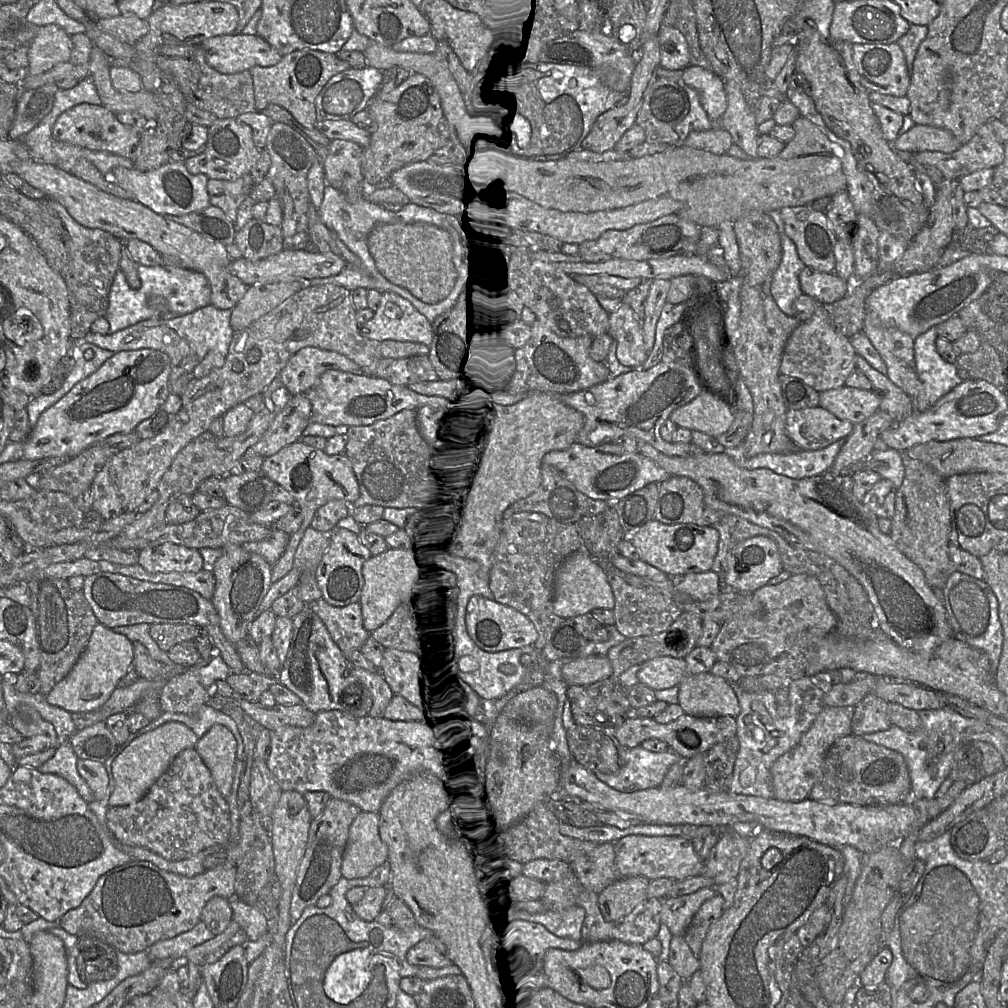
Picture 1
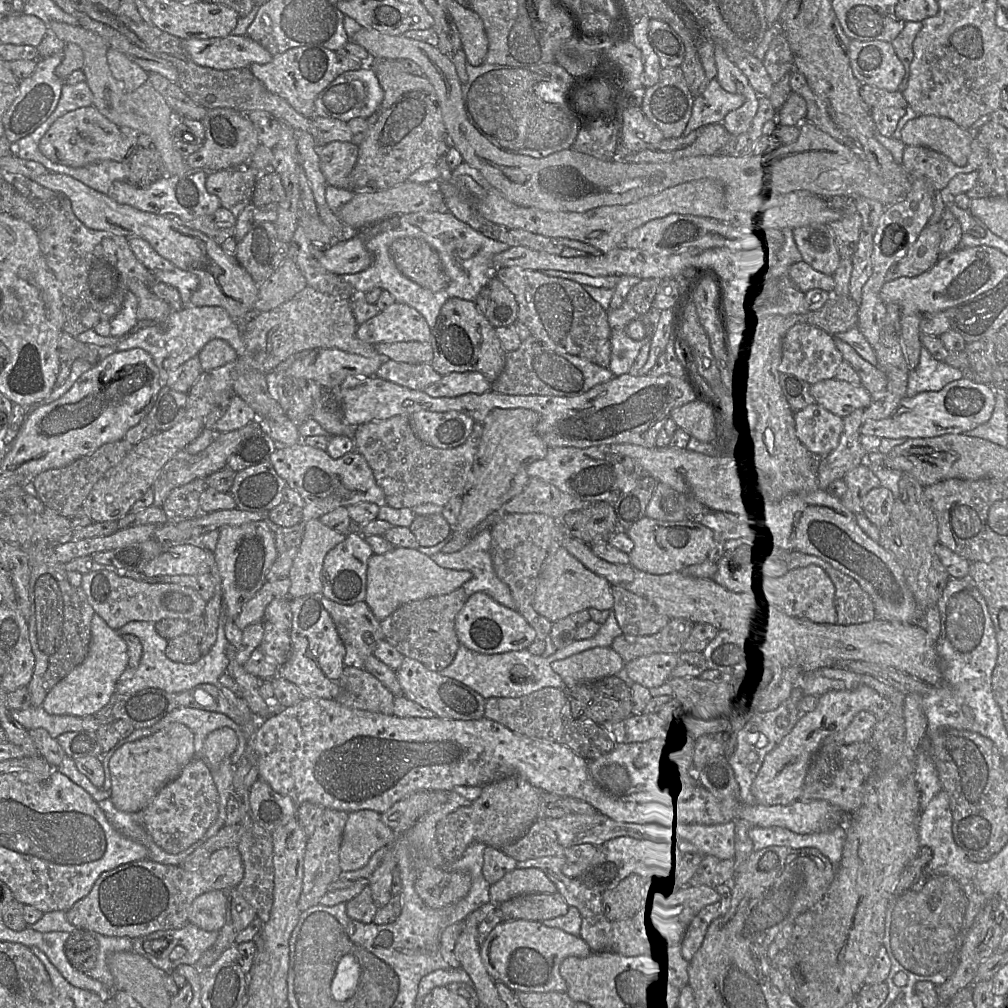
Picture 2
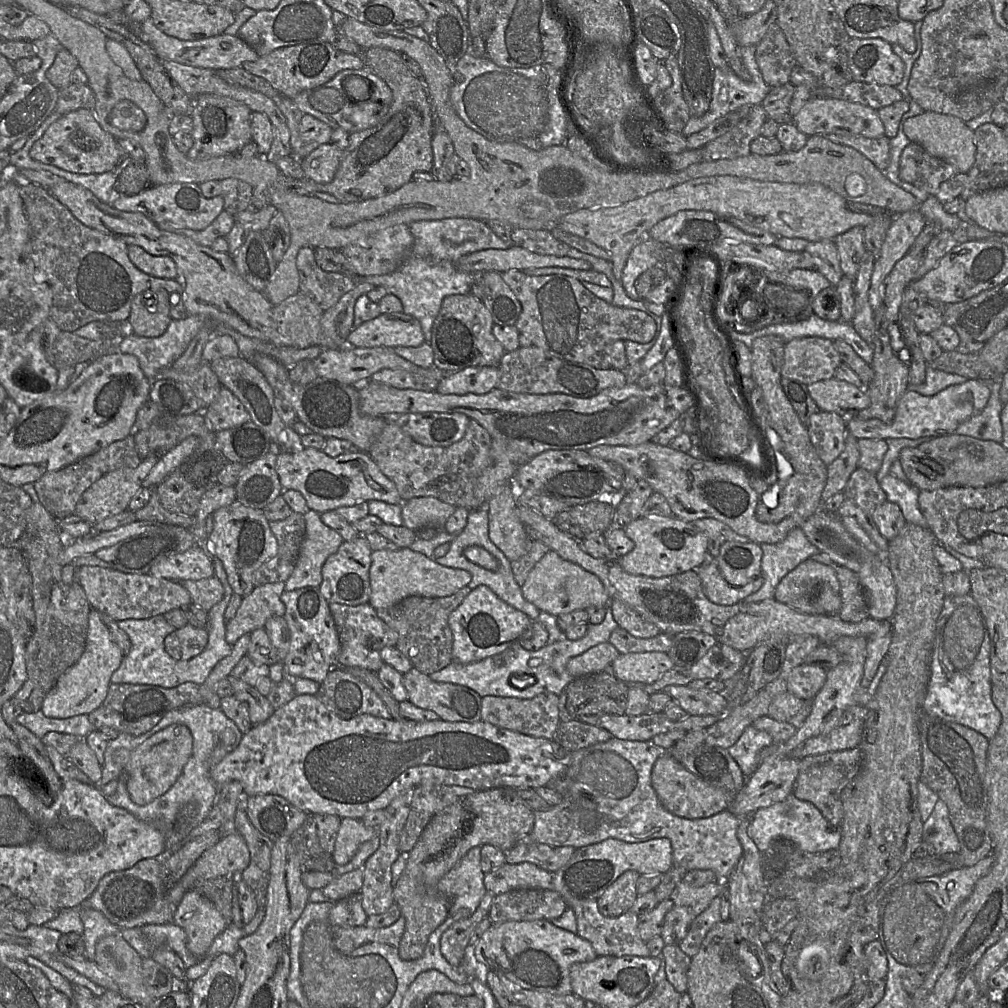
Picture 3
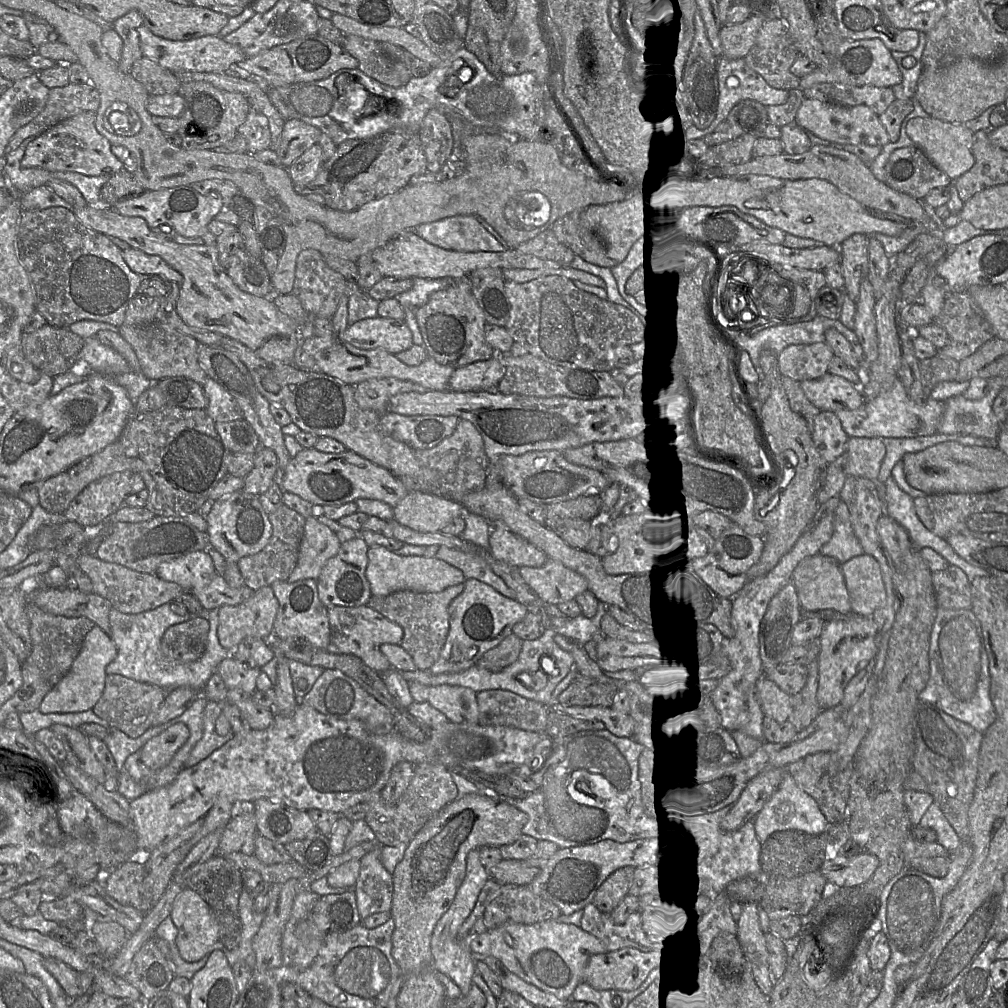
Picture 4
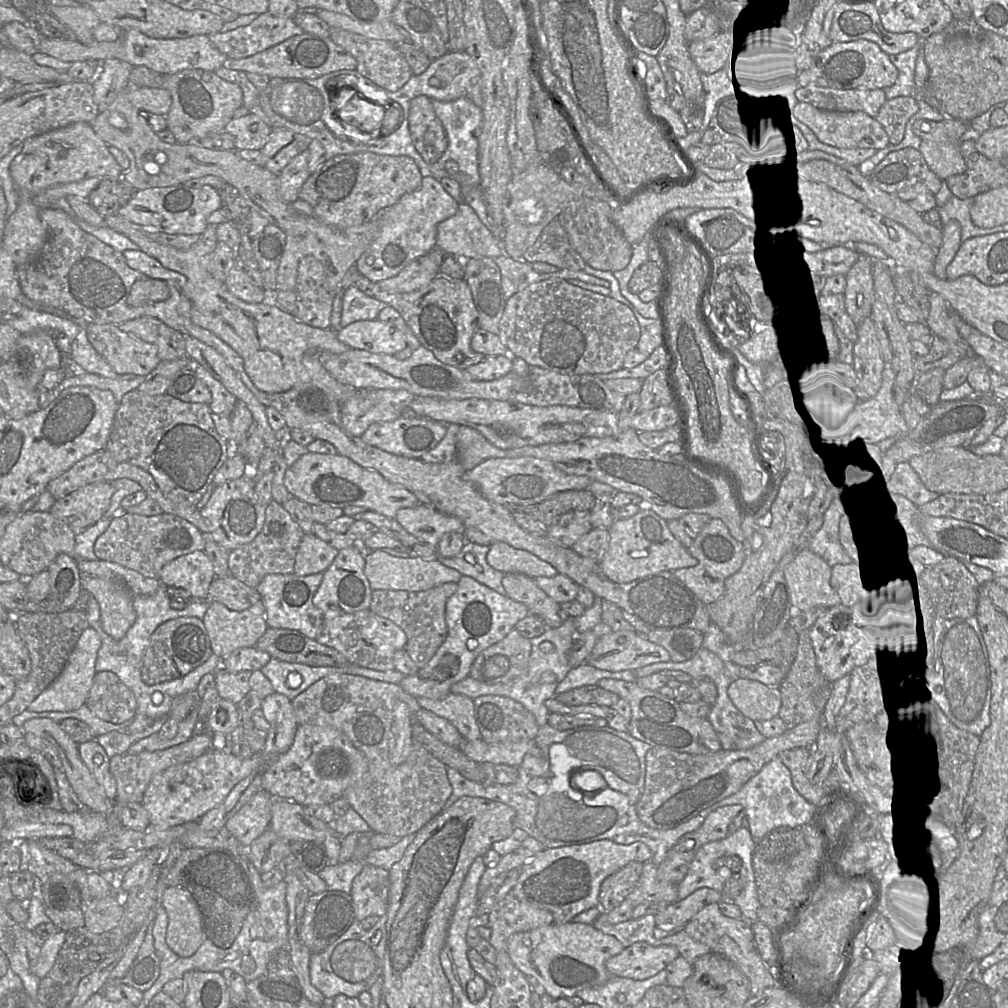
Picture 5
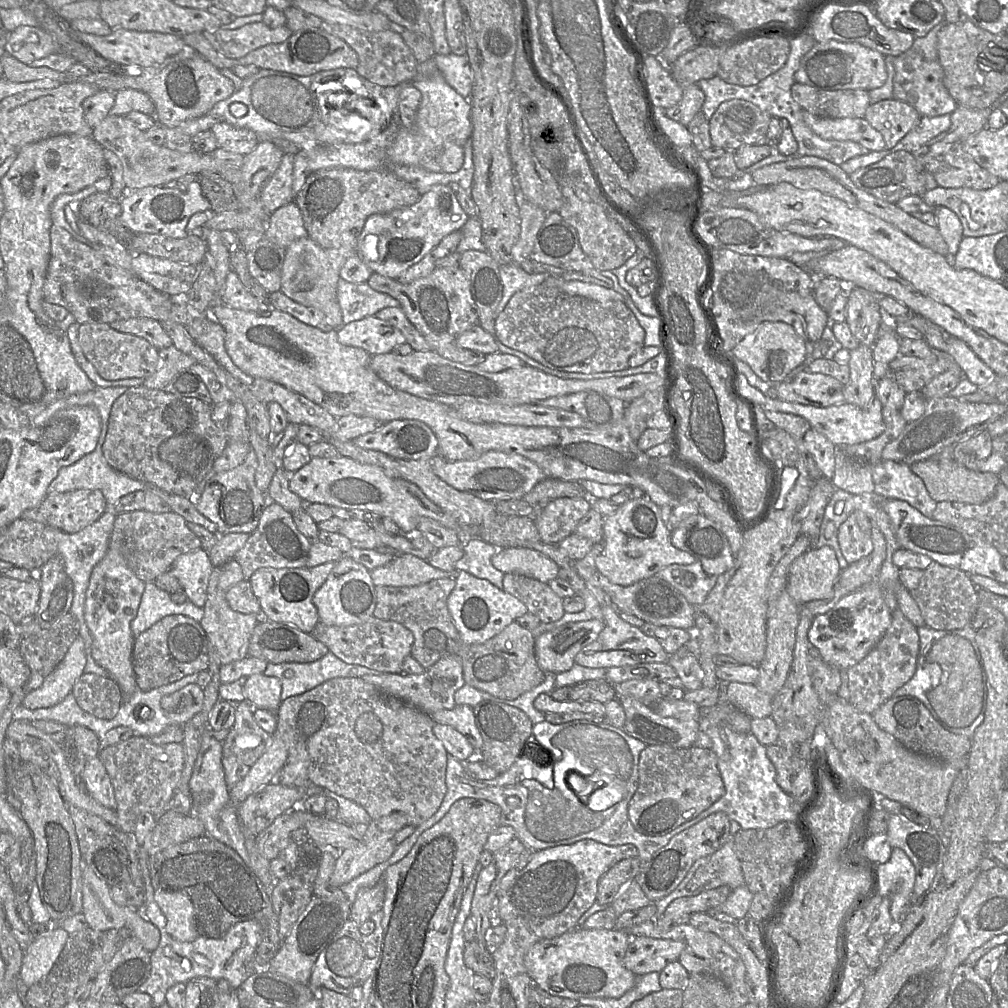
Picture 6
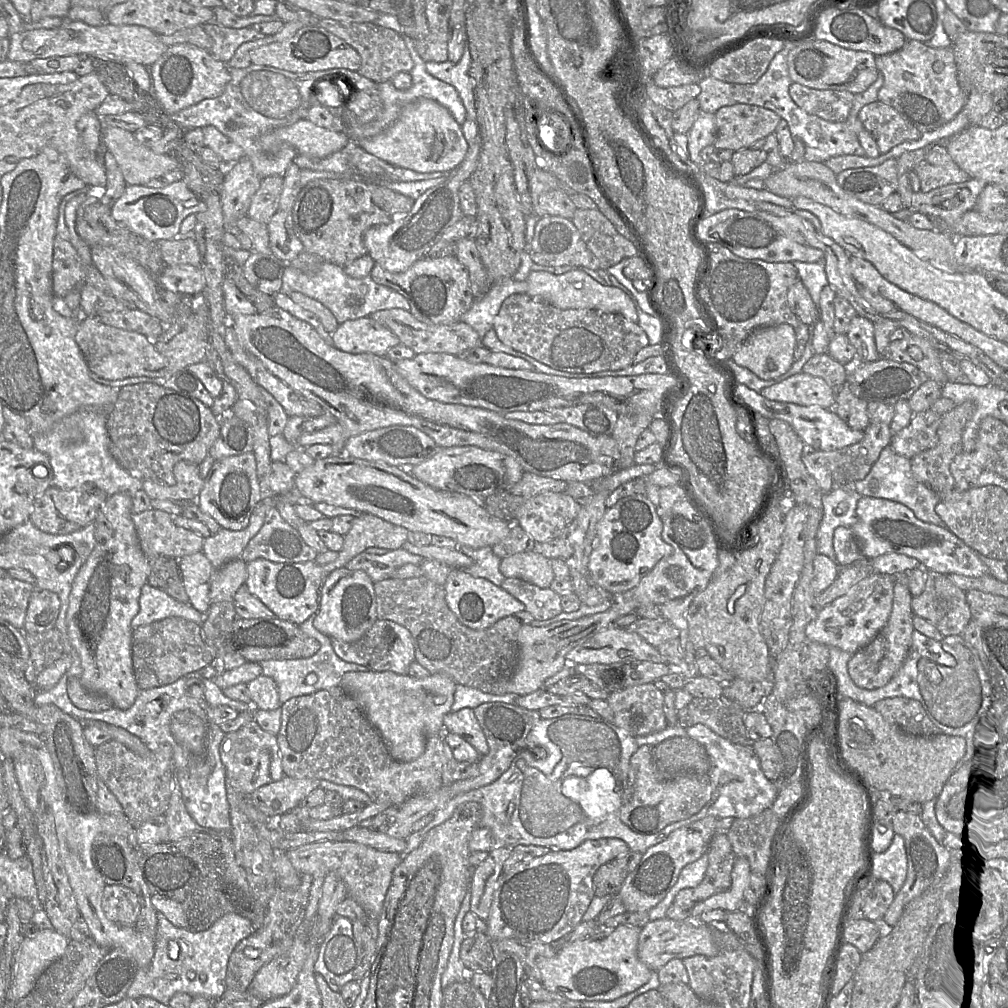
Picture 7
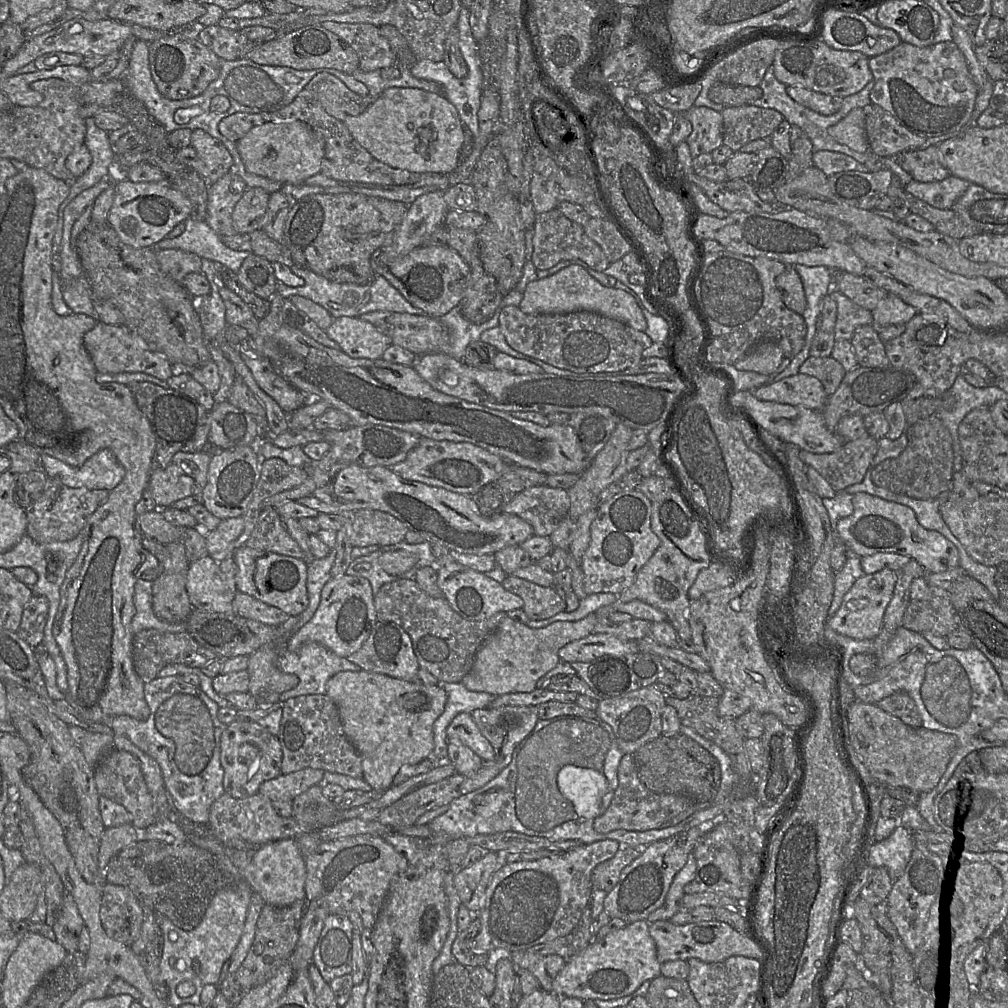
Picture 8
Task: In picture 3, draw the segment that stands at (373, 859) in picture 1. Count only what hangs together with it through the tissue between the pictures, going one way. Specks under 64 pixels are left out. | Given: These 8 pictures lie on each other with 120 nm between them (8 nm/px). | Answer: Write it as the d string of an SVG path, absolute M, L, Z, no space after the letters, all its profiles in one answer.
M341 818L333 860L337 866L347 864L359 846L377 835L377 828L366 826L360 819Z

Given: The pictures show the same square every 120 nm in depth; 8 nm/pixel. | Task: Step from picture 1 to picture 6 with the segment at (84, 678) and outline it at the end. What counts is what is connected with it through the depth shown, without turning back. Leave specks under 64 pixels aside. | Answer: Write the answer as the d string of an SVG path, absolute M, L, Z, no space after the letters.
M78 636L62 661L44 679L39 688L24 698L22 705L37 709L51 707L63 701L72 693L75 682L84 673L86 662L85 643L83 638Z

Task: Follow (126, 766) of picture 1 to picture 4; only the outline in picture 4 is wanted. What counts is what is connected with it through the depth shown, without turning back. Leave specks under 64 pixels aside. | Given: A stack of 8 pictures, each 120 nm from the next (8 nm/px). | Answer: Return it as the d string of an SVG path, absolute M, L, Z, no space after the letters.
M185 724L171 725L142 746L142 762L152 771L162 769L169 764L175 753L188 740L189 735L189 729Z

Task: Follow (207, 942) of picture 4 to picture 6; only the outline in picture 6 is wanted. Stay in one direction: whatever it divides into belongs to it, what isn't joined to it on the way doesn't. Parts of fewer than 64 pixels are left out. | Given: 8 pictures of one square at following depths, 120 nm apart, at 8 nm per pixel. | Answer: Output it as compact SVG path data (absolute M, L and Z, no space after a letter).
M156 890L154 899L166 916L167 932L175 940L190 942L199 936L196 929L195 909L187 895Z

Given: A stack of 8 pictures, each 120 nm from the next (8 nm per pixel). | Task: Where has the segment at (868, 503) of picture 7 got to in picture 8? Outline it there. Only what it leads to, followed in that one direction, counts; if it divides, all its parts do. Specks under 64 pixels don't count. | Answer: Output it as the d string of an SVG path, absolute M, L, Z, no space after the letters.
M865 492L852 495L853 513L839 519L837 533L848 552L860 557L878 552L891 552L915 559L926 573L944 572L959 567L959 552L941 533L920 525L908 506L887 501Z

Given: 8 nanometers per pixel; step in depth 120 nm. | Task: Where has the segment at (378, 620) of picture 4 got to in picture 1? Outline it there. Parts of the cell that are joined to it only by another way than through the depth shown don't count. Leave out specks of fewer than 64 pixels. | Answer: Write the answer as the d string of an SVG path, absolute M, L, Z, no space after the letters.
M322 597L306 604L325 624L331 638L350 661L350 653L361 649L371 636L363 626L359 602L343 607L333 606Z

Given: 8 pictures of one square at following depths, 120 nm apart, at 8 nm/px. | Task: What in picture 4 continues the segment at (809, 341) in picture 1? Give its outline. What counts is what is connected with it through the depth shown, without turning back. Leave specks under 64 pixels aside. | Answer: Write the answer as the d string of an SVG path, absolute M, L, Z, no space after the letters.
M826 342L790 345L778 355L778 370L782 376L798 382L818 379L828 373L833 357Z

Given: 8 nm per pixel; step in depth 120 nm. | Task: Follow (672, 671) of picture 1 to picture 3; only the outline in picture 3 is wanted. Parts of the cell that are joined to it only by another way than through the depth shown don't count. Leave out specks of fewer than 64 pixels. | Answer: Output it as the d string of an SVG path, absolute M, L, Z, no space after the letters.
M651 651L619 654L607 670L628 685L651 685L673 666L667 653Z

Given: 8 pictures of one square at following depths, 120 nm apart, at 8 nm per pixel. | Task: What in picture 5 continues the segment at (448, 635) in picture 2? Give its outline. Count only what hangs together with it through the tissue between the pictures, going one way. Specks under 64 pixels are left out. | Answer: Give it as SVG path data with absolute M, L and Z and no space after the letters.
M447 582L418 592L374 590L370 610L390 619L404 630L407 636L405 649L420 669L428 664L447 637L446 603L457 589L458 583Z

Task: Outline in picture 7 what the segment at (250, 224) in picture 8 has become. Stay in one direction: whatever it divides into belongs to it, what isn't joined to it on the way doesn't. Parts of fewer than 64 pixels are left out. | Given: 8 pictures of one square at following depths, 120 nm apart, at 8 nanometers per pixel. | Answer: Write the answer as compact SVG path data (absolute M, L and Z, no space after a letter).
M269 176L262 179L259 189L252 197L247 216L258 222L268 224L279 210L283 183L284 177L281 176Z

